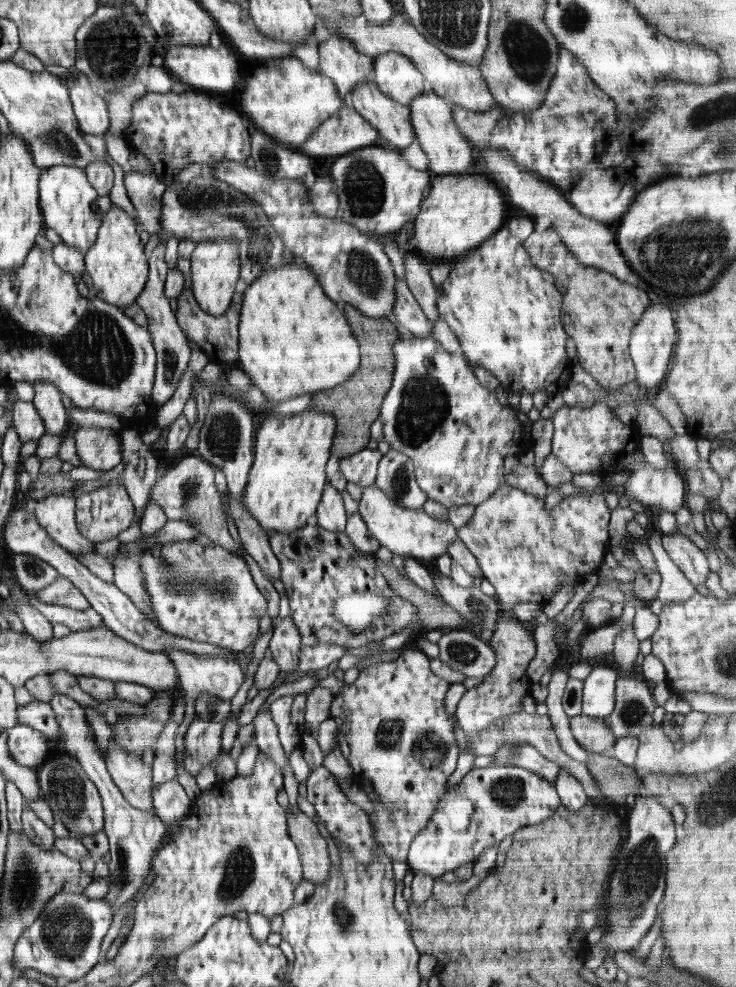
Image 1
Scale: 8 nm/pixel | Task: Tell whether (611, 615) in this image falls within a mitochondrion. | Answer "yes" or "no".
no

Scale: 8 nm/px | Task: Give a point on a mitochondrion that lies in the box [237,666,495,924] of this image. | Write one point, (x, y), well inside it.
(430, 751)

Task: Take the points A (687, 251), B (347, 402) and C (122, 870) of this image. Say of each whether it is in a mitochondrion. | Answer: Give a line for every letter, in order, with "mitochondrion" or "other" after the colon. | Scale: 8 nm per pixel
A: mitochondrion
B: other
C: mitochondrion

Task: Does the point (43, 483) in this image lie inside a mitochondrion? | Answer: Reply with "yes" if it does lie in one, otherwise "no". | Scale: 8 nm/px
no

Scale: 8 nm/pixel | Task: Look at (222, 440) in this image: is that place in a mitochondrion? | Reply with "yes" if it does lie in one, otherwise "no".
yes

